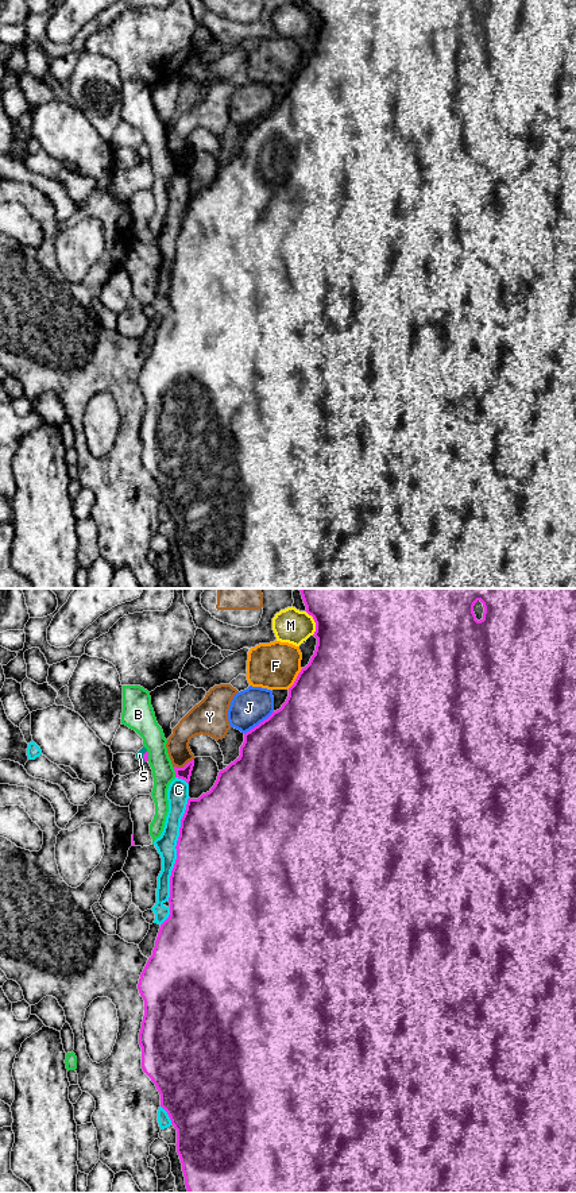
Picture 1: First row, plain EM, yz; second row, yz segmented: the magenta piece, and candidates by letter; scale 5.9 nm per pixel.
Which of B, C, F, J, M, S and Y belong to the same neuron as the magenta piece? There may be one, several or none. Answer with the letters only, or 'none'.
S

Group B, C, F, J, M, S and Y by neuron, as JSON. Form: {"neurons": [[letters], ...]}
{"neurons": [["B"], ["C"], ["F", "J"], ["M"], ["S"], ["Y"]]}

